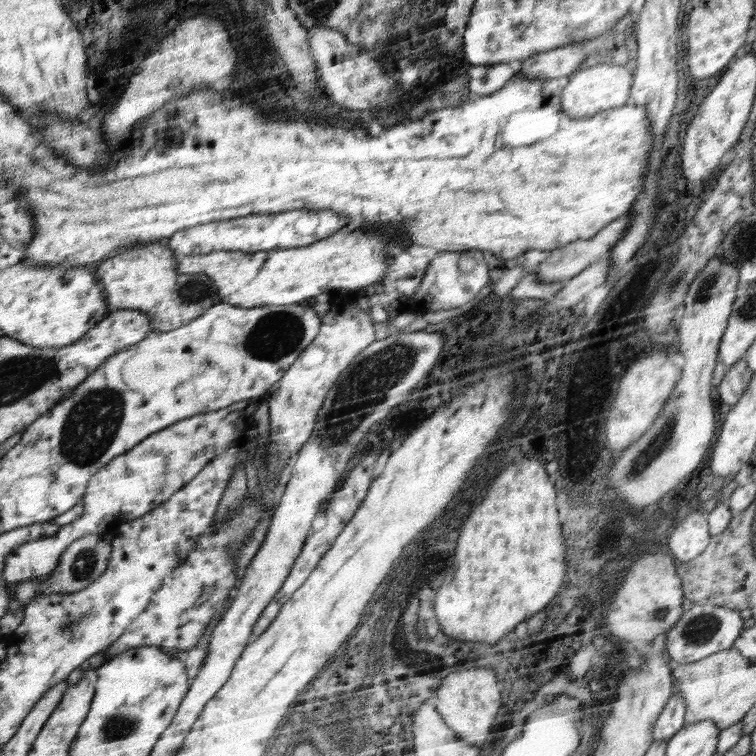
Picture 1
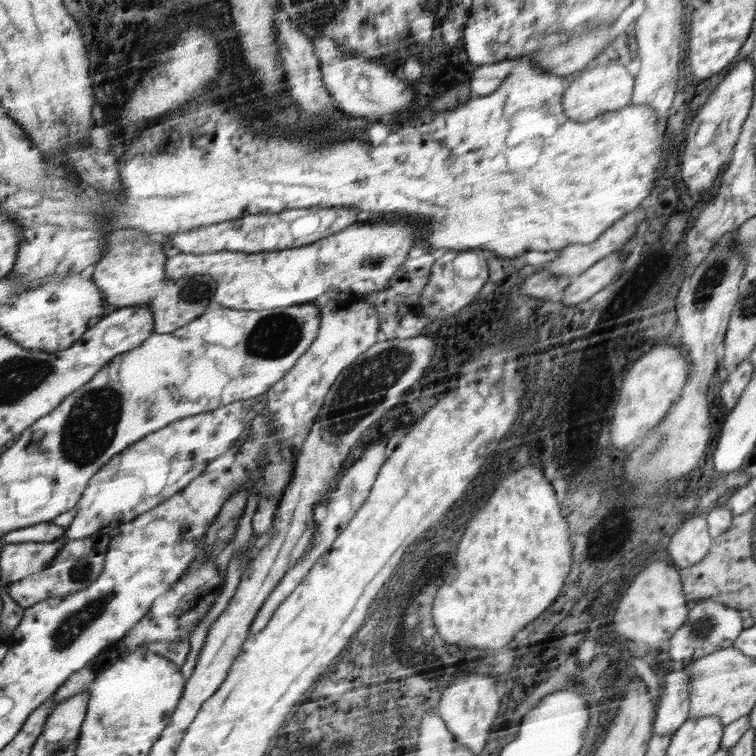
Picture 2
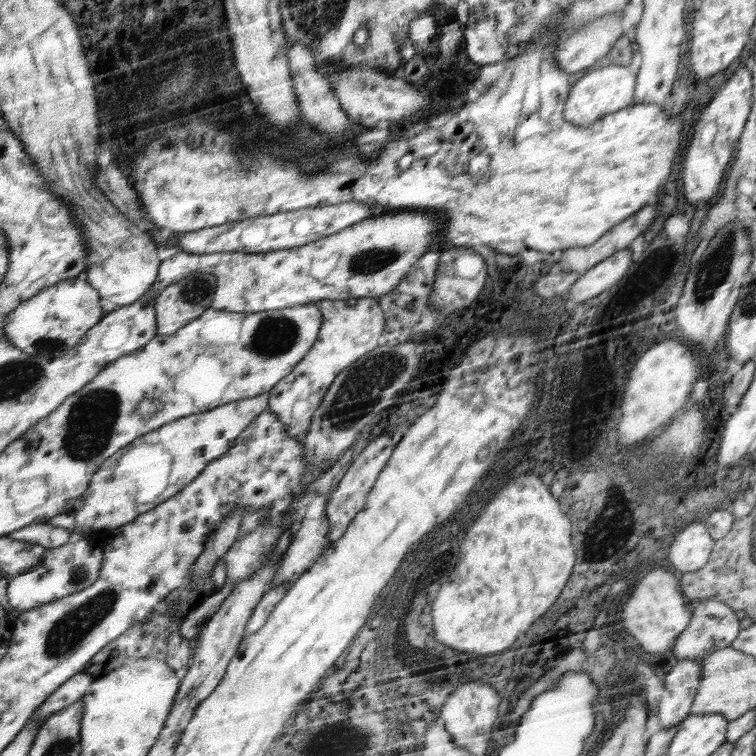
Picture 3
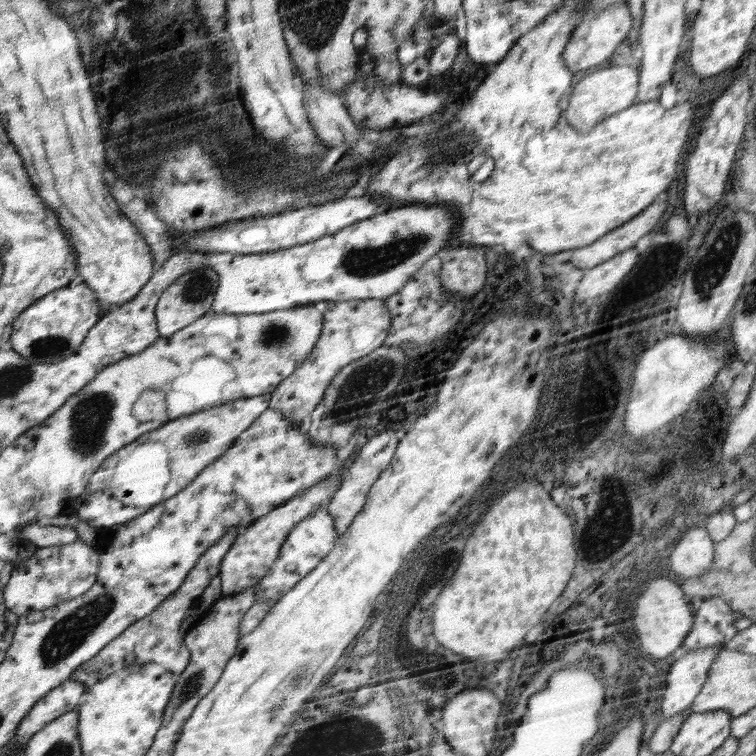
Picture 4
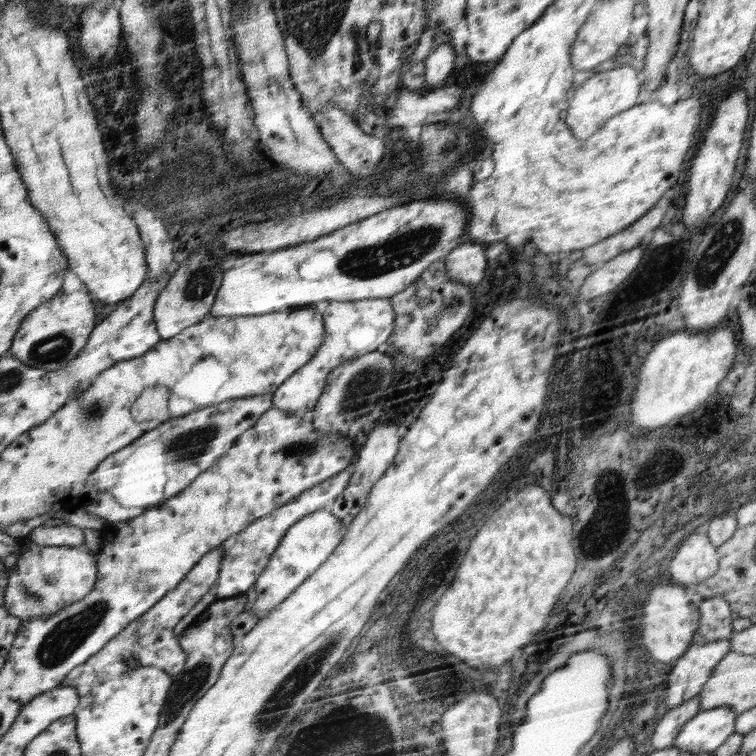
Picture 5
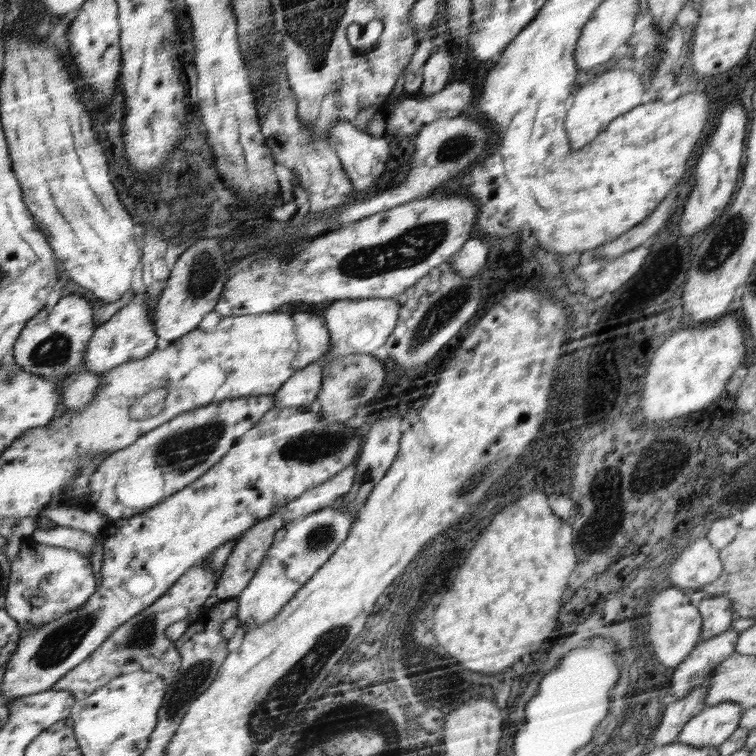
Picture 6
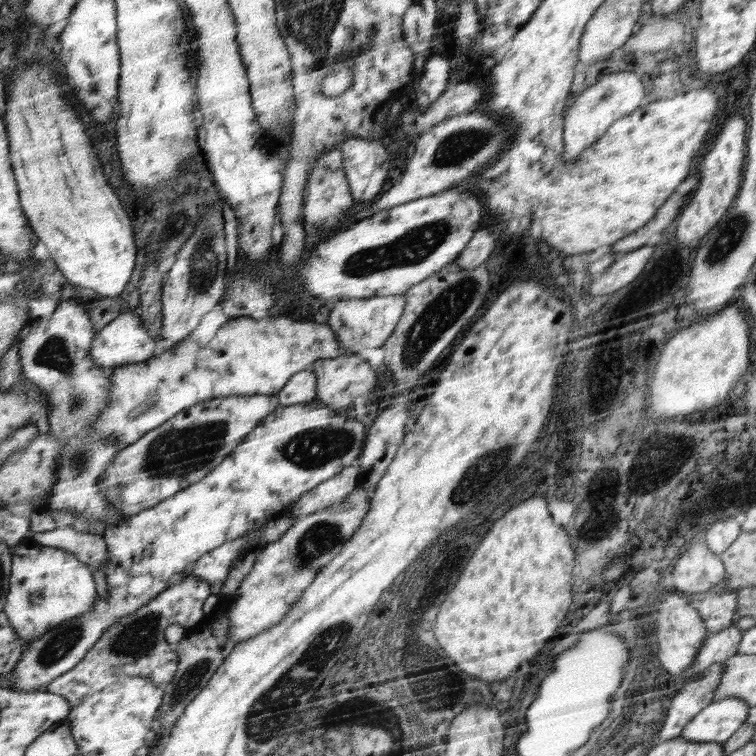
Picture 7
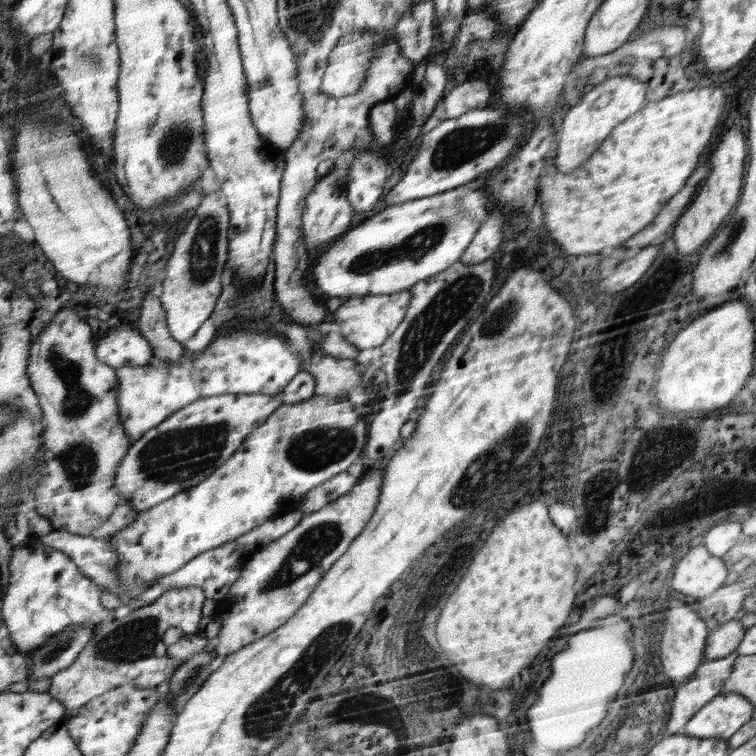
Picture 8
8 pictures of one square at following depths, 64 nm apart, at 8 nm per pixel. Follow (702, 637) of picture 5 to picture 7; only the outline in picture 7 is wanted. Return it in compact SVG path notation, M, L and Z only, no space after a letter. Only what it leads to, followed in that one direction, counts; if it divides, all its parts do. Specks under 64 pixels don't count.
M714 590L702 595L695 605L700 616L706 622L707 634L716 634L724 628L728 628L734 622L734 606L739 604L736 592L723 590L719 593Z

